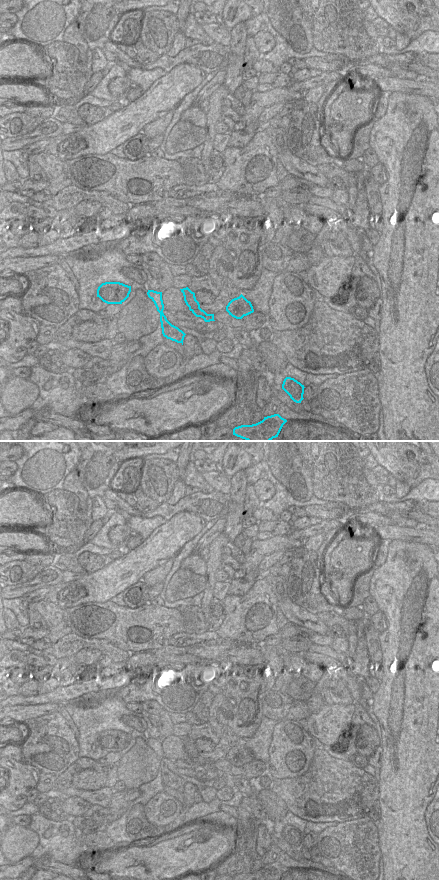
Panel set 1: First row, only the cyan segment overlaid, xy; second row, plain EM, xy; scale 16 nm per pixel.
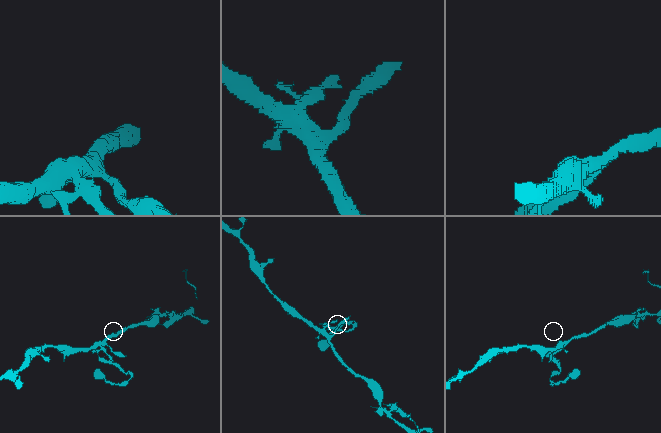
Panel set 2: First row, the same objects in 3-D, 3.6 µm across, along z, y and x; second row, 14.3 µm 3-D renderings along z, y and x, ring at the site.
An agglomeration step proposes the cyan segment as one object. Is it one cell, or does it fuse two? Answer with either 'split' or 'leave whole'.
leave whole

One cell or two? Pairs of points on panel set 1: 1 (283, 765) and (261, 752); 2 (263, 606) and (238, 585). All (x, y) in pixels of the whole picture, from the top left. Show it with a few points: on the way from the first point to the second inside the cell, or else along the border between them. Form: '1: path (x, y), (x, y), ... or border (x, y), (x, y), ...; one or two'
1: border (273, 733), (268, 748), (267, 762); two
2: border (256, 580), (244, 594), (227, 595); two

